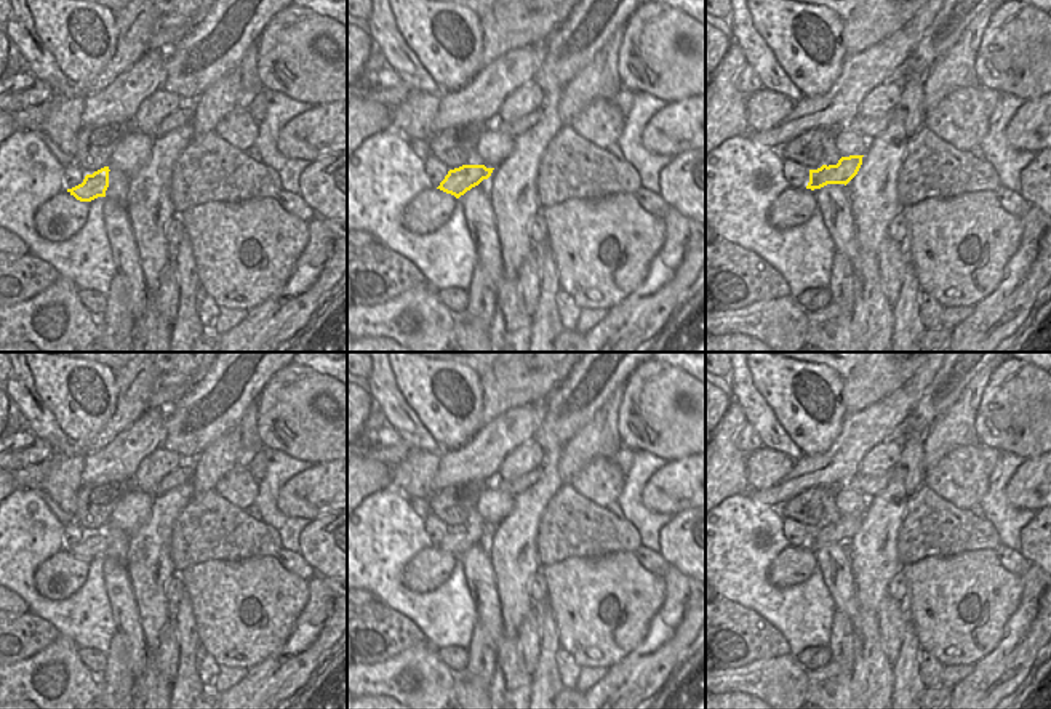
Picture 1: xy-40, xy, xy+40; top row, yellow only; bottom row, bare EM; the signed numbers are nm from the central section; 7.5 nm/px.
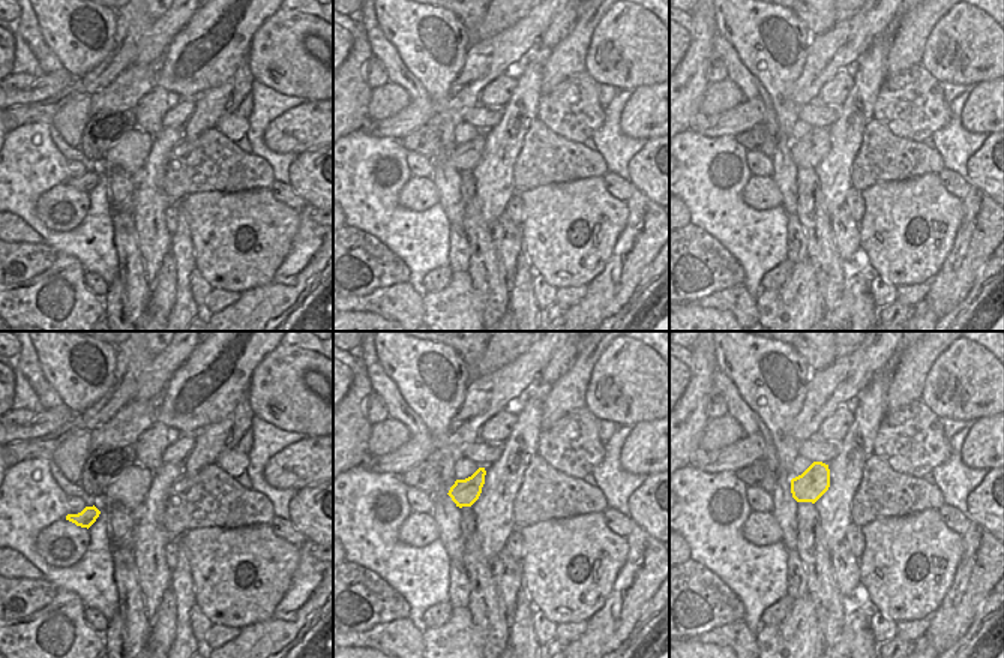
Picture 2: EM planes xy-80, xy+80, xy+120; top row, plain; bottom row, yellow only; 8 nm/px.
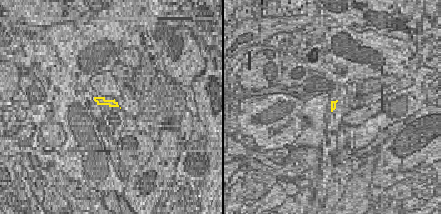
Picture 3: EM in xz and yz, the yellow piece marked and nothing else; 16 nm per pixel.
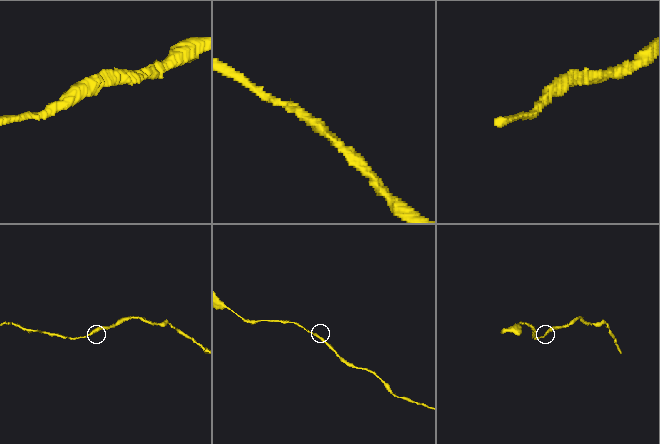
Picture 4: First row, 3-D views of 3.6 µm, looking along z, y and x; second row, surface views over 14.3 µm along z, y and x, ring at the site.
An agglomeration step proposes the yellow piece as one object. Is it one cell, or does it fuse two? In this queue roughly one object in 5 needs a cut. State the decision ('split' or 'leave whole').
leave whole

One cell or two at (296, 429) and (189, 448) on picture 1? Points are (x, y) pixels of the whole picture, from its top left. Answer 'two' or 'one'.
two

